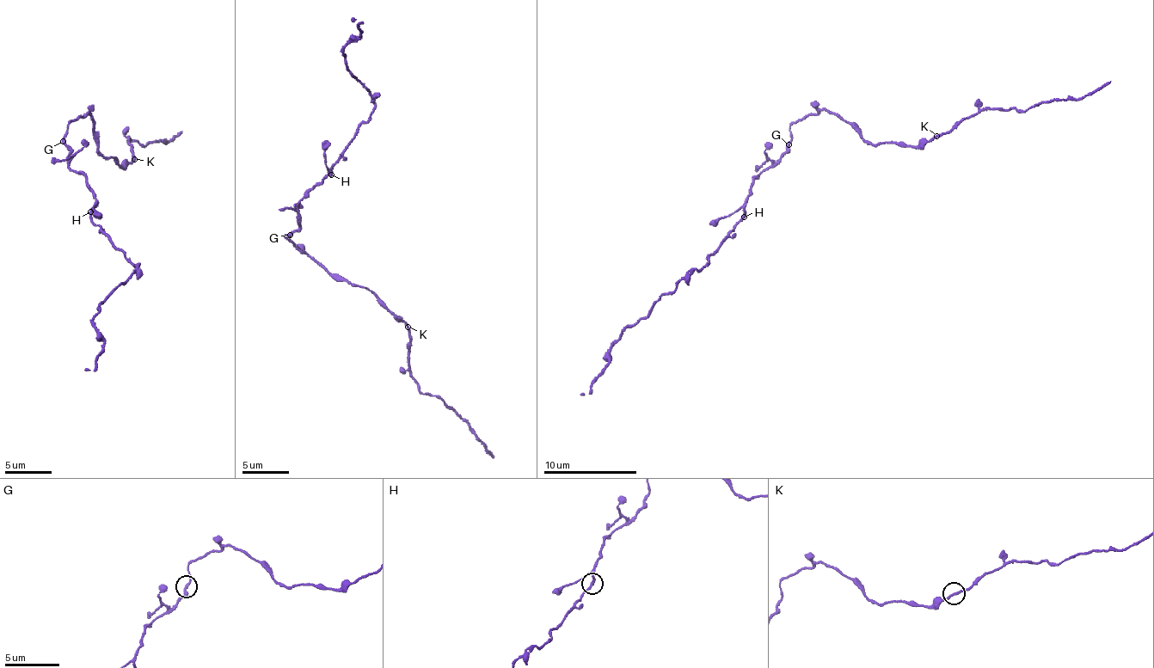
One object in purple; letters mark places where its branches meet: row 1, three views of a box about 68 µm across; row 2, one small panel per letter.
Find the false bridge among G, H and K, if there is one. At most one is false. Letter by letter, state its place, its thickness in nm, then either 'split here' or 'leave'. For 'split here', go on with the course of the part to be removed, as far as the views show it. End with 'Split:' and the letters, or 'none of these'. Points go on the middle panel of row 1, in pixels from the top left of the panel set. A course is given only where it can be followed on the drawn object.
G: place (290, 235); calibre 190 nm; leave
H: place (331, 174); calibre 190 nm; leave
K: place (408, 327); calibre 180 nm; leave
Split: none of these

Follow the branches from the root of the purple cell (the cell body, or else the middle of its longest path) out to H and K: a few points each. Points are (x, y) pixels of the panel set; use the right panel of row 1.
H: (789, 142), (785, 155), (755, 177), (751, 192), (743, 207), (743, 217)
K: (789, 142), (788, 127), (823, 111), (830, 111), (874, 144), (903, 142), (914, 146), (936, 136)

